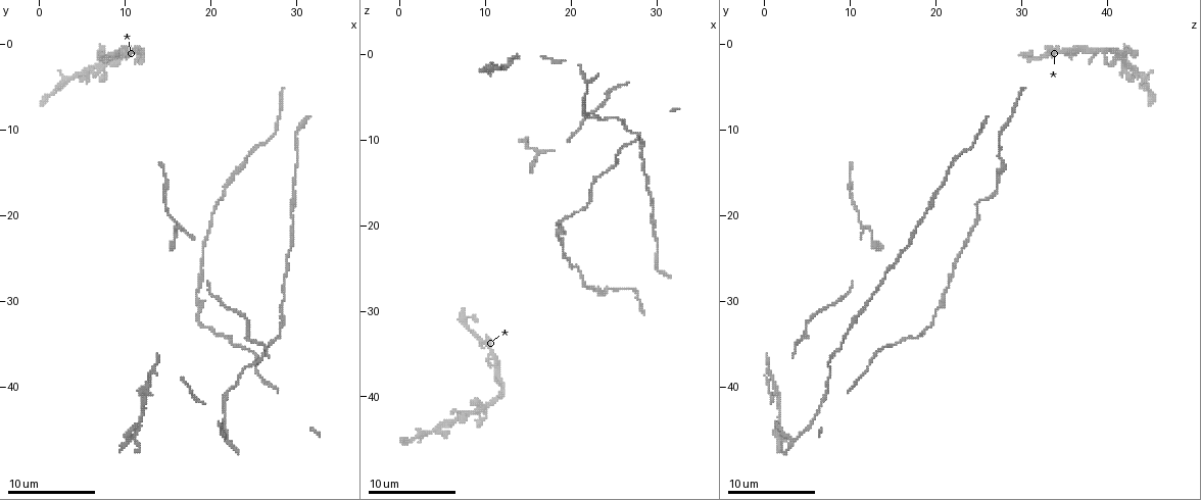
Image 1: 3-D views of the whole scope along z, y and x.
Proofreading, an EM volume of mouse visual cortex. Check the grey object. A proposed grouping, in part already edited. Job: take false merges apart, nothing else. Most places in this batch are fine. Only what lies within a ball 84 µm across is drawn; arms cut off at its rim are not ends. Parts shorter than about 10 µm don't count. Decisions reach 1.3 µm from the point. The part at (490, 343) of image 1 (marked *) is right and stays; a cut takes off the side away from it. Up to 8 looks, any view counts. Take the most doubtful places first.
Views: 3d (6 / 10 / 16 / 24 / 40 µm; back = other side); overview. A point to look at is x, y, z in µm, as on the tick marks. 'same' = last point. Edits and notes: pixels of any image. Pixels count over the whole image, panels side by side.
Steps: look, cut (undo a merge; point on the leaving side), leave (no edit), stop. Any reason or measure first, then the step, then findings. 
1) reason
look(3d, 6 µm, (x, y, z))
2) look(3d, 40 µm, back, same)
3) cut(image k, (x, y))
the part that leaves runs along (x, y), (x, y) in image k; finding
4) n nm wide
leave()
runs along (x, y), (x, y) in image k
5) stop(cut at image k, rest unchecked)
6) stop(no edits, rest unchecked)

calibre changes
look(3d, 16 µm, (29.4, 19.2, 19.2))

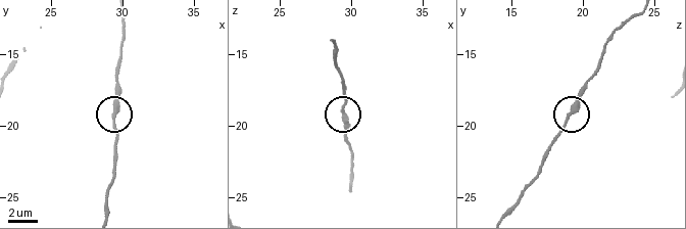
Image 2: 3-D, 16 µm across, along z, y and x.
look(3d, 16 µm, back, (29.4, 19.2, 19.2))

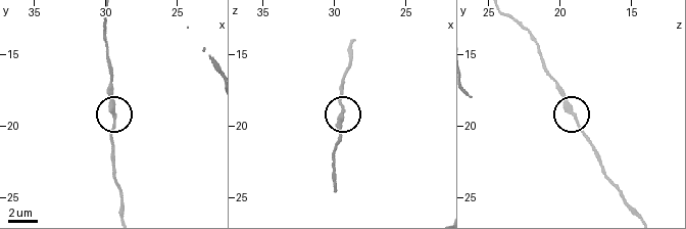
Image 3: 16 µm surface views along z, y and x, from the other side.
leave()
continuous, no second neuron

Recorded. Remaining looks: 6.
calibre changes
look(3d, 6 µm, (28.2, 32.4, 10.4))

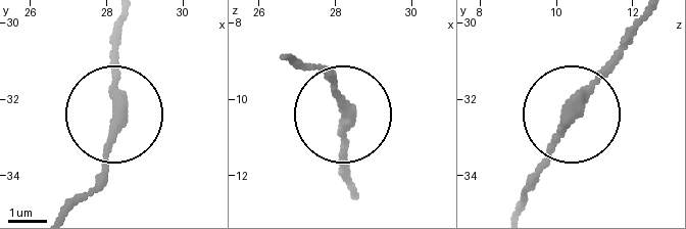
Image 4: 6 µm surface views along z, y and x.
leave()
all the same neuron

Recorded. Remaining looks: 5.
calibre changes
look(3d, 10 µm, (18.6, 29.2, 20.8))

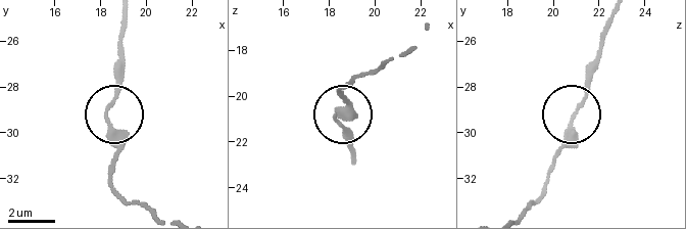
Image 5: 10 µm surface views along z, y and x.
look(3d, 6 µm, (18.3, 29.5, 20.9))

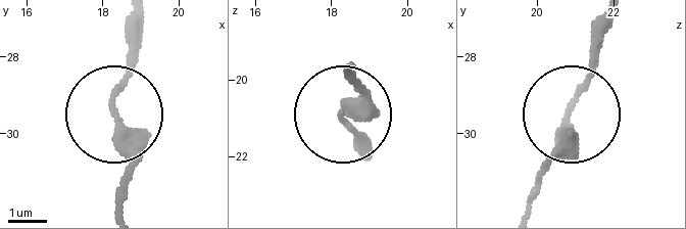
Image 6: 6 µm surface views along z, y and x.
leave()
runs along (362, 156), (362, 137), (346, 121), (359, 98), (352, 69) in image 6; continuous, no second neuron

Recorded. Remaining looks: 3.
look(3d, 6 µm, (29.0, 26.4, 14.2))

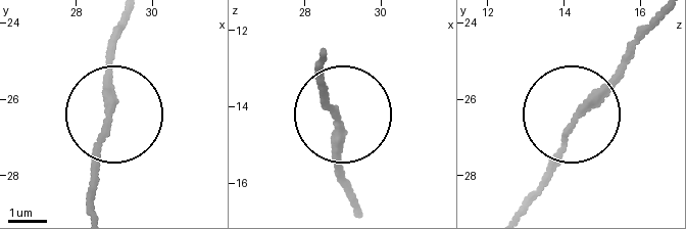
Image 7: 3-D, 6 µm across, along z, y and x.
leave()
continuous, no second neuron

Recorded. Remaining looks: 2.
stop(no edits, rest unchecked)

